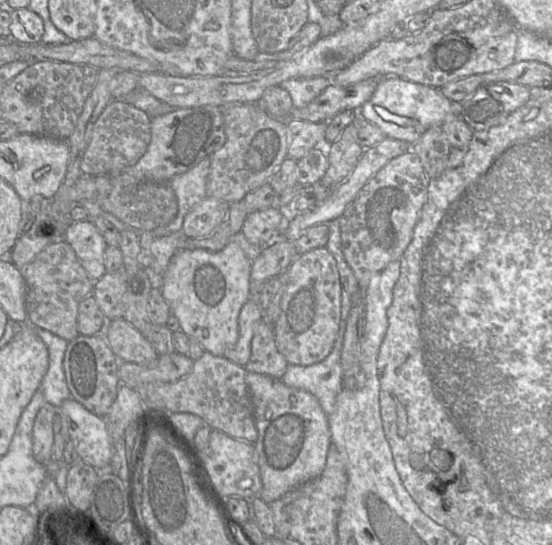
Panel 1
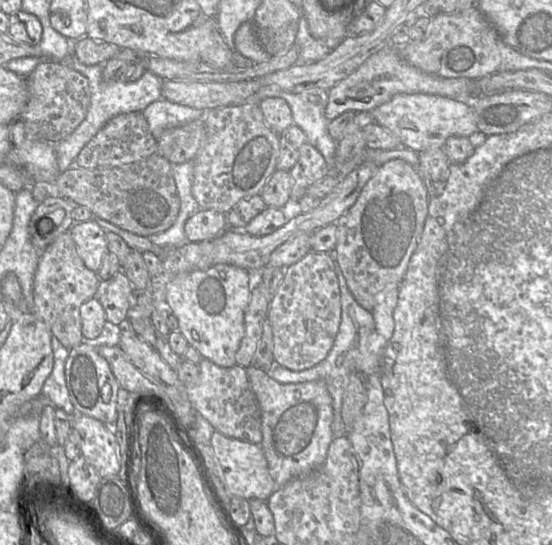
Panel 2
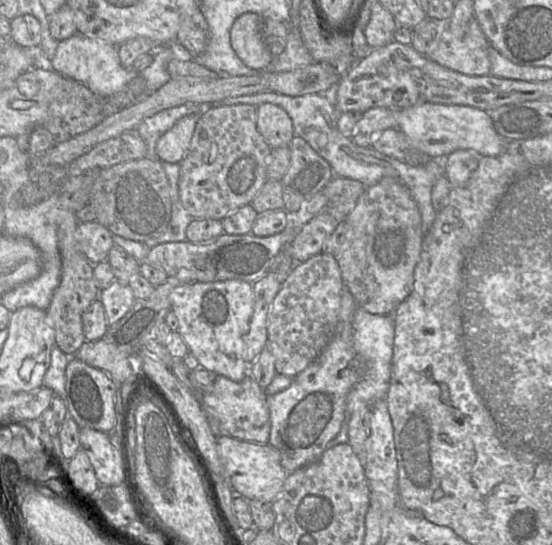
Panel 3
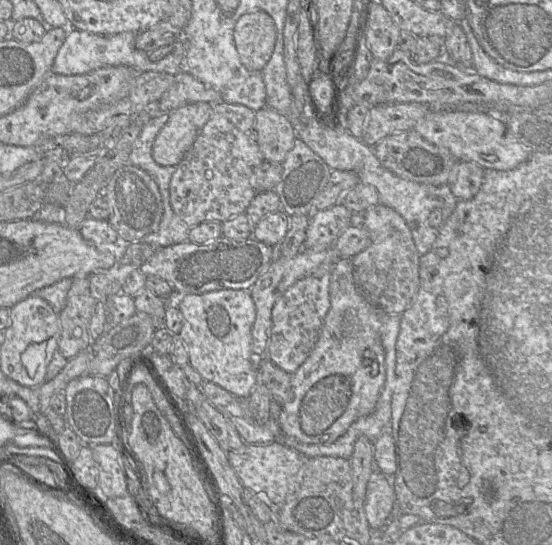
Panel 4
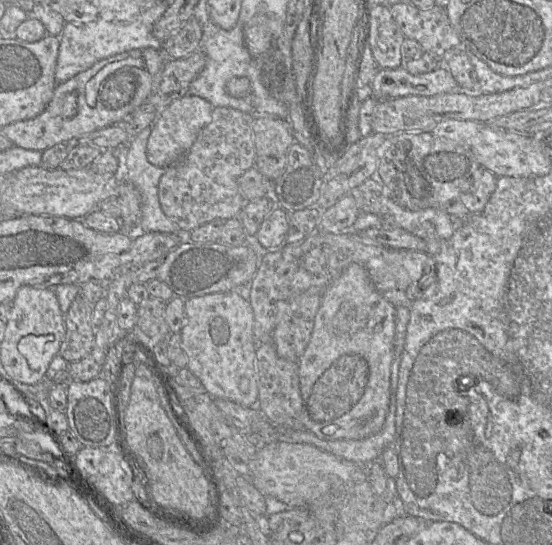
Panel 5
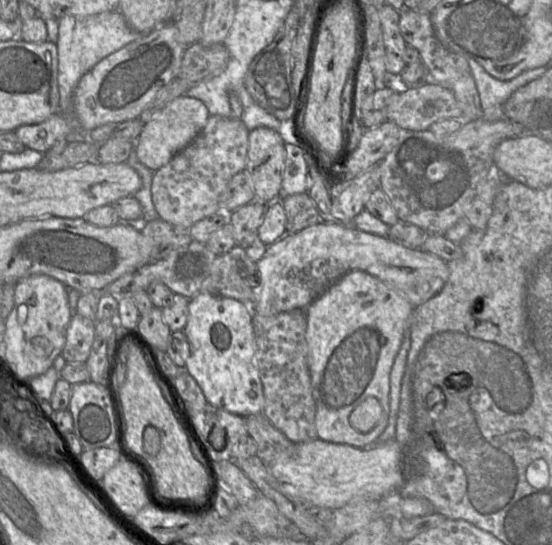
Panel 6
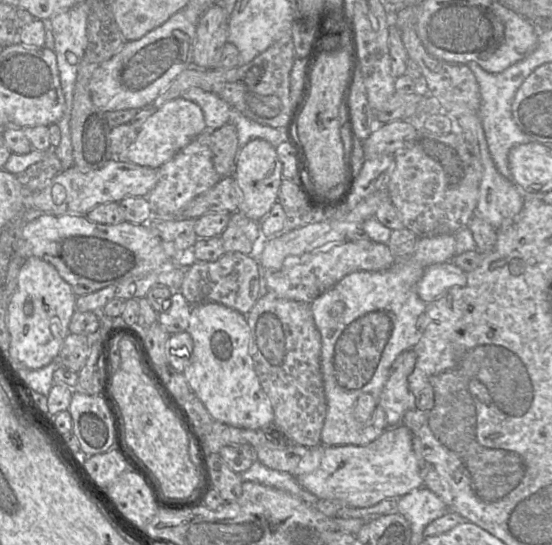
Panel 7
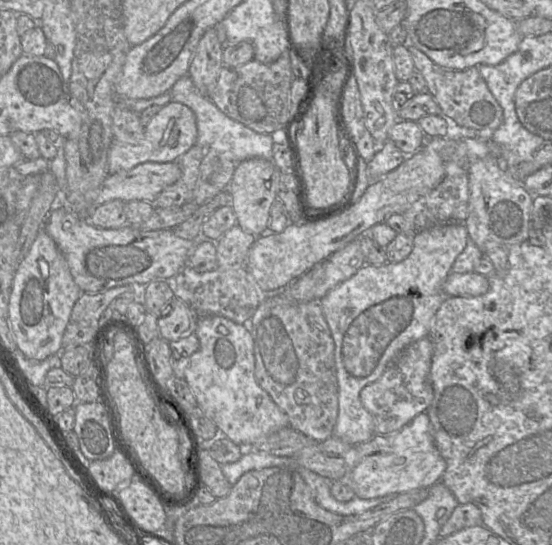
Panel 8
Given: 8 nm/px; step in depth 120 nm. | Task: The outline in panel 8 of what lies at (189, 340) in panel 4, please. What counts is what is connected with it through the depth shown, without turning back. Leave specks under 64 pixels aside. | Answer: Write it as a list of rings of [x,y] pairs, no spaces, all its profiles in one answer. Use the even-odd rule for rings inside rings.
[[[210,316],[197,319],[193,331],[199,339],[199,348],[190,357],[184,379],[195,396],[198,406],[217,426],[219,435],[227,437],[243,448],[251,448],[256,441],[289,427],[286,413],[256,381],[254,341],[248,324],[238,324],[222,316]]]

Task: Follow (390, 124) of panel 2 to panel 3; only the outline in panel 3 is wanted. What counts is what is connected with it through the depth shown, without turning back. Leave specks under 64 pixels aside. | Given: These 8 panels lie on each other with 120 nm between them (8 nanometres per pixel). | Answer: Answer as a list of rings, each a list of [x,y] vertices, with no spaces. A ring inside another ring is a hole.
[[[422,103],[398,111],[397,129],[433,160],[442,160],[456,150],[470,150],[479,156],[498,156],[507,146],[493,126],[489,113],[470,106]]]

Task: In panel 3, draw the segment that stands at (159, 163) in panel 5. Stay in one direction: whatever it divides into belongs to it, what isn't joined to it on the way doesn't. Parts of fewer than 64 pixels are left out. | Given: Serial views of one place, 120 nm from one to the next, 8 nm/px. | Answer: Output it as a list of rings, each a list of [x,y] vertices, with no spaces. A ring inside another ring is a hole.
[[[200,114],[185,116],[159,138],[156,154],[161,162],[180,163],[184,159],[199,118]]]

